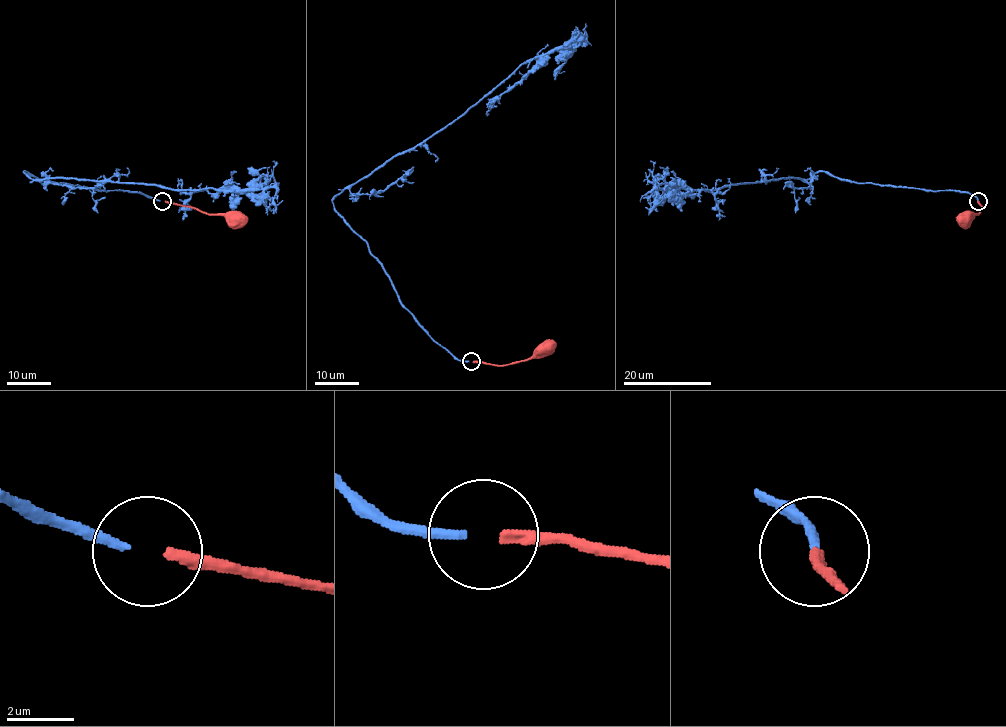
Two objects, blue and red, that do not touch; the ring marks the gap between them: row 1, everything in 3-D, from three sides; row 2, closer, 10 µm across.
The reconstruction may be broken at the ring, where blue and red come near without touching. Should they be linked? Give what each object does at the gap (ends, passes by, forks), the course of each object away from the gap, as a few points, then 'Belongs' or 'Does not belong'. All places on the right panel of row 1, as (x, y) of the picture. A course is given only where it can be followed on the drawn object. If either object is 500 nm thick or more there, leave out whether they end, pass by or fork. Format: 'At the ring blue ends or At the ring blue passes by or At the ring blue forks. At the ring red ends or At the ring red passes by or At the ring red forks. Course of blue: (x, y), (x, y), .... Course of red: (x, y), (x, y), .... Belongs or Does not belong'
At the ring blue ends. At the ring red ends. Course of blue: (978, 201), (967, 192), (856, 183), (817, 171), (808, 179), (674, 190), (725, 192), (730, 185), (728, 178). Course of red: (978, 201), (981, 205), (978, 214), (965, 214), (958, 219), (963, 219). Belongs

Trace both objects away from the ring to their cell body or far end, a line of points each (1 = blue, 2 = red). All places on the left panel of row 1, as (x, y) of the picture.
1: (160, 201), (138, 192), (98, 191), (40, 180), (23, 171), (33, 179), (229, 190), (181, 192), (178, 178)
2: (165, 201), (190, 205), (210, 214), (229, 214), (237, 219)

